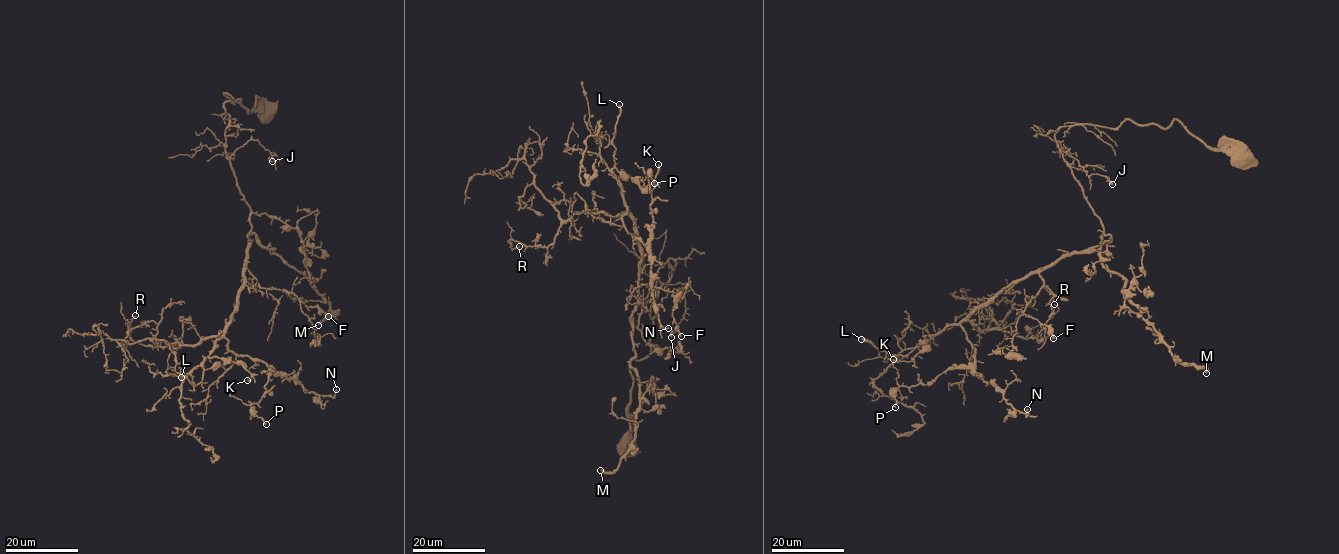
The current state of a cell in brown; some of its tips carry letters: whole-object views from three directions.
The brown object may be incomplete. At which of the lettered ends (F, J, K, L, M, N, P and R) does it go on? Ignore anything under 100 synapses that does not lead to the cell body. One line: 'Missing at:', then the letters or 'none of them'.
Missing at: M

